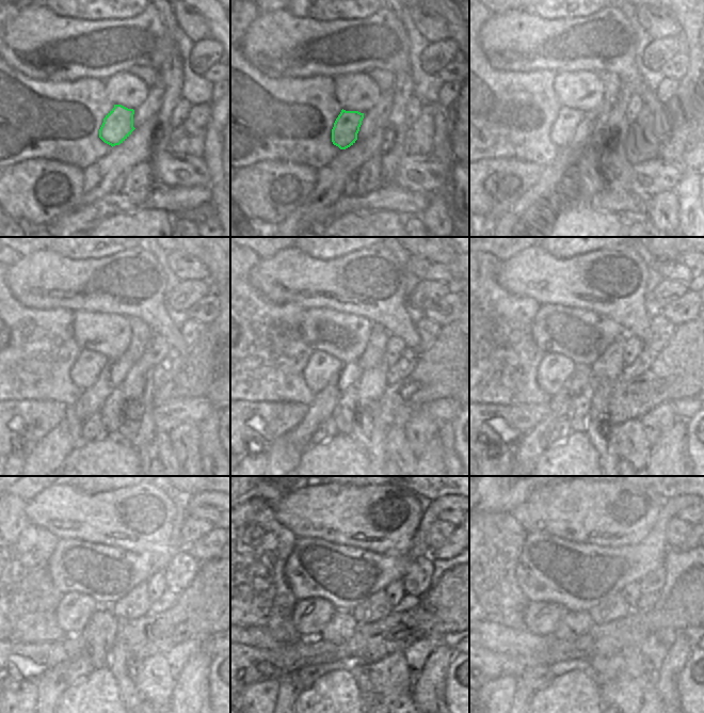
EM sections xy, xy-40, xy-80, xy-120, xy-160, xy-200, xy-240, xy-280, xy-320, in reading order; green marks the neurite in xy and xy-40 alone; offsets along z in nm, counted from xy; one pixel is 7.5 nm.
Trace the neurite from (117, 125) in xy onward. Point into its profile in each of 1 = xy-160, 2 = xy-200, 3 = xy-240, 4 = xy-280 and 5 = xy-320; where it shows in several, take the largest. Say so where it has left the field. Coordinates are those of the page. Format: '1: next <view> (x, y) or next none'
1: next xy-160 (321, 367)
2: next xy-200 (554, 370)
3: next xy-240 (75, 609)
4: next xy-280 (310, 615)
5: next xy-320 (542, 618)

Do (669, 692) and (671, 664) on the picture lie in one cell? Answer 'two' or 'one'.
one

